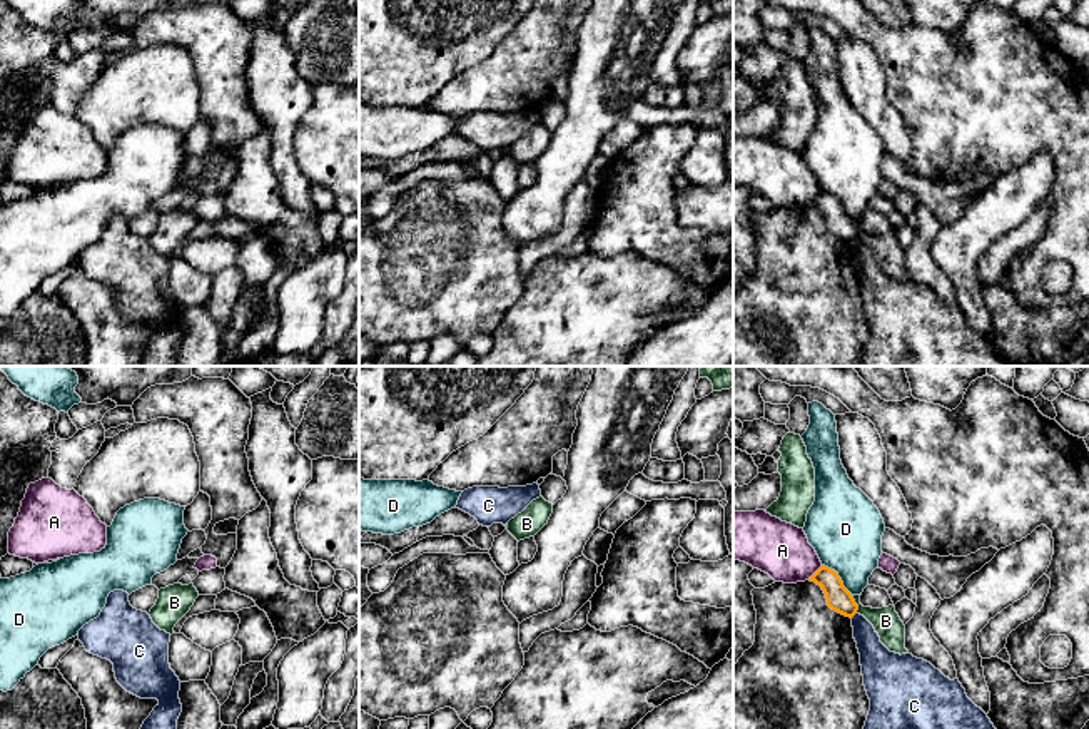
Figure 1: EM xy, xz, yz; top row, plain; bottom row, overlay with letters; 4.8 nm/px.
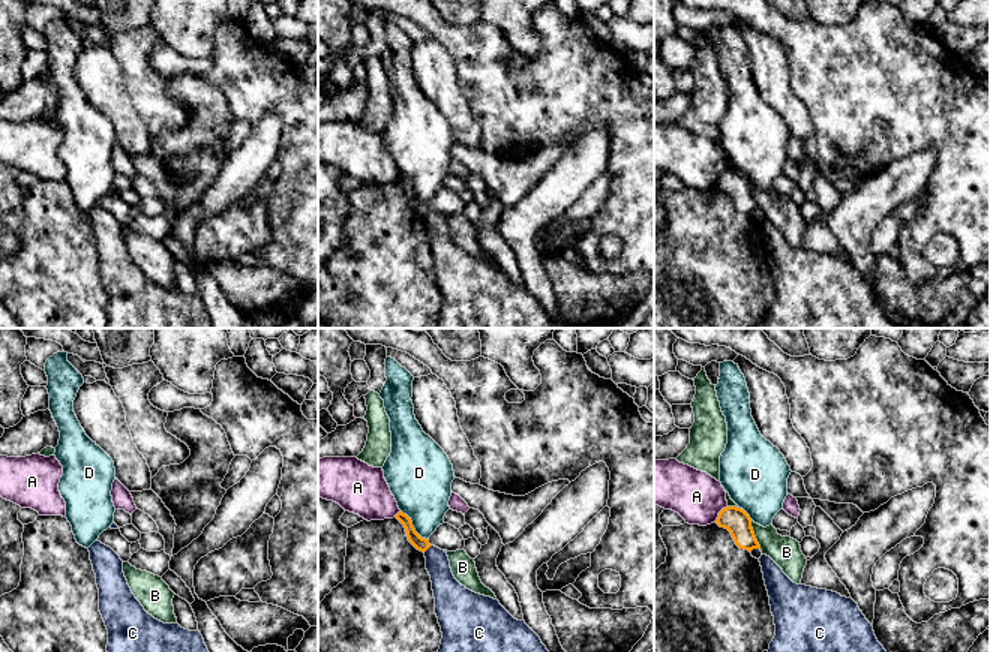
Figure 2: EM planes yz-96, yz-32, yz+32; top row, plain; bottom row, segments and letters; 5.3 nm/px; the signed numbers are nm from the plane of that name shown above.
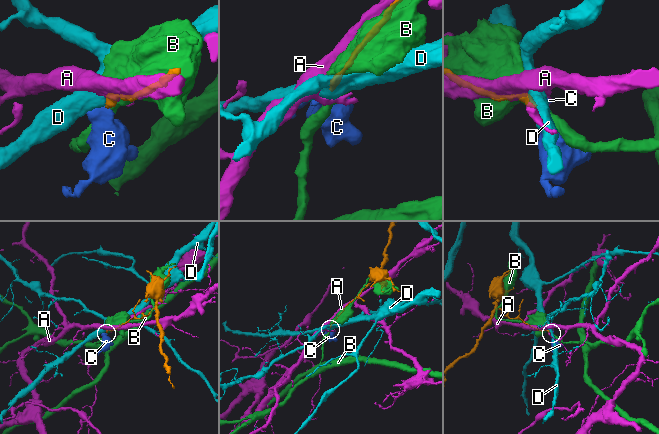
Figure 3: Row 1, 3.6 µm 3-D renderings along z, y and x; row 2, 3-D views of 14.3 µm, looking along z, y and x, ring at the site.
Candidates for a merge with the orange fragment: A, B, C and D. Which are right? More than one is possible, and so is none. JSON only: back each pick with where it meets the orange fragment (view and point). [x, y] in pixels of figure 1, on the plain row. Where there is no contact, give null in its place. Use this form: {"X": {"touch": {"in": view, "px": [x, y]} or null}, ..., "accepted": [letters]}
{"accepted": []}

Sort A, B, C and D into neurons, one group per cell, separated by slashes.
A / B / C / D

